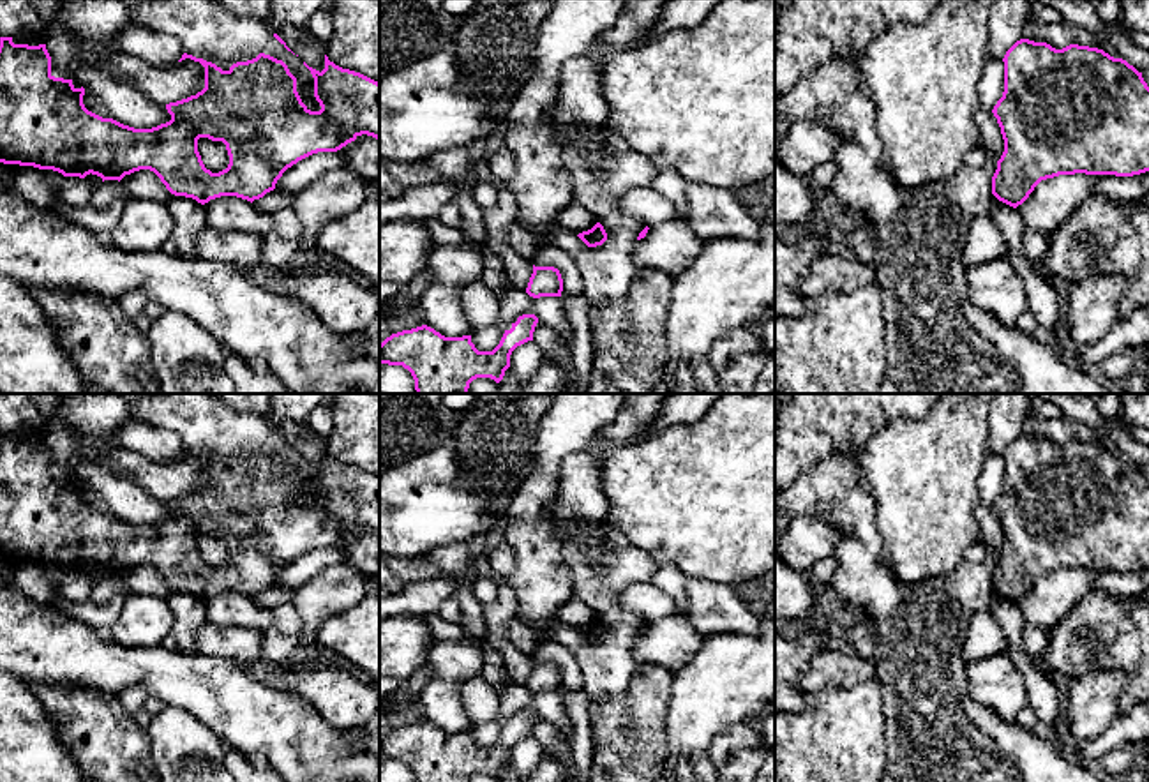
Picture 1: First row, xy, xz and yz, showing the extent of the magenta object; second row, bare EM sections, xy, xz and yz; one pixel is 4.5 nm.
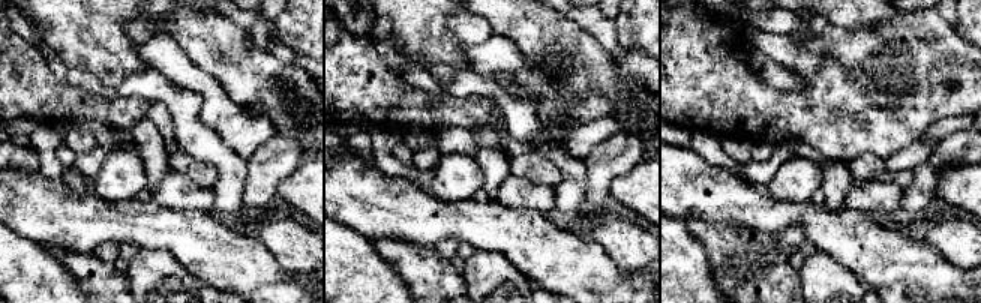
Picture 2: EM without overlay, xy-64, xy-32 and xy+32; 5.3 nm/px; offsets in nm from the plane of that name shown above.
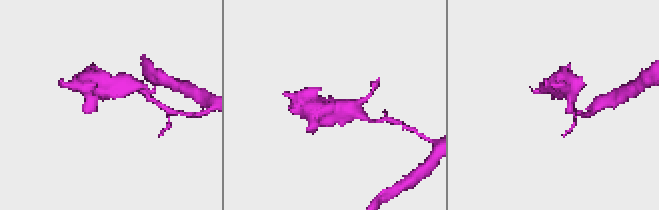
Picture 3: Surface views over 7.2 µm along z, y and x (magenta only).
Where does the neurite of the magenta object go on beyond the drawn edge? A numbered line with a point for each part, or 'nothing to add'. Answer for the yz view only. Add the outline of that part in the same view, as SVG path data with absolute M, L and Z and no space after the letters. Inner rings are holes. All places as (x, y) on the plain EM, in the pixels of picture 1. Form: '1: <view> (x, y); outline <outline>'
nothing to add

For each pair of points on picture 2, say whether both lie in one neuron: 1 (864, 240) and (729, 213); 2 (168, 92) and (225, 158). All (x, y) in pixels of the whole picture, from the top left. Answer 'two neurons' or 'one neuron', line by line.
1: one neuron
2: one neuron

